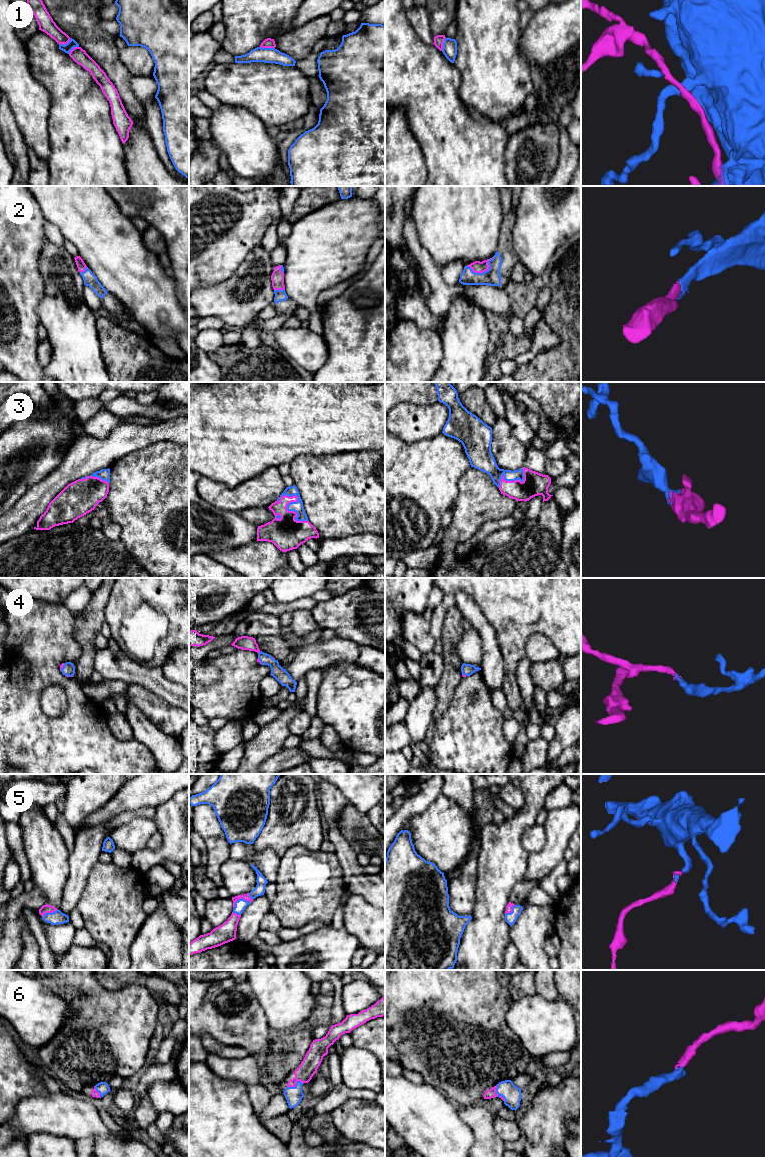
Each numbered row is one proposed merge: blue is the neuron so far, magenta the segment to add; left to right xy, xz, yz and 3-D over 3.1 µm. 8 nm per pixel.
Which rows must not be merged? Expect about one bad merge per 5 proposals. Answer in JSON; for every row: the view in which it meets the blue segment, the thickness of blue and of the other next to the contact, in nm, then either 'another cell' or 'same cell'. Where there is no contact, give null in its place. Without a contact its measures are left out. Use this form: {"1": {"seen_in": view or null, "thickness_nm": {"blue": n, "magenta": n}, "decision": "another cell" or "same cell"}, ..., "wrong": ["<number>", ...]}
{"1": {"seen_in": "xz", "thickness_nm": {"blue": 130, "magenta": 80}, "decision": "another cell"}, "2": {"seen_in": "yz", "thickness_nm": {"blue": 140, "magenta": 100}, "decision": "same cell"}, "3": {"seen_in": "xz", "thickness_nm": {"blue": 90, "magenta": 260}, "decision": "same cell"}, "4": {"seen_in": "xz", "thickness_nm": {"blue": 110, "magenta": 110}, "decision": "same cell"}, "5": {"seen_in": "xz", "thickness_nm": {"blue": 90, "magenta": 50}, "decision": "same cell"}, "6": {"seen_in": "xz", "thickness_nm": {"blue": 140, "magenta": 140}, "decision": "same cell"}, "wrong": ["1"]}

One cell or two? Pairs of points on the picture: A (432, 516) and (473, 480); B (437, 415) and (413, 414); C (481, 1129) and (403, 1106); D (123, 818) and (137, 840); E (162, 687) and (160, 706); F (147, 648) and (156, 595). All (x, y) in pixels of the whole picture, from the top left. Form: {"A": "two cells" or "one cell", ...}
{"A": "two cells", "B": "one cell", "C": "two cells", "D": "two cells", "E": "two cells", "F": "one cell"}

